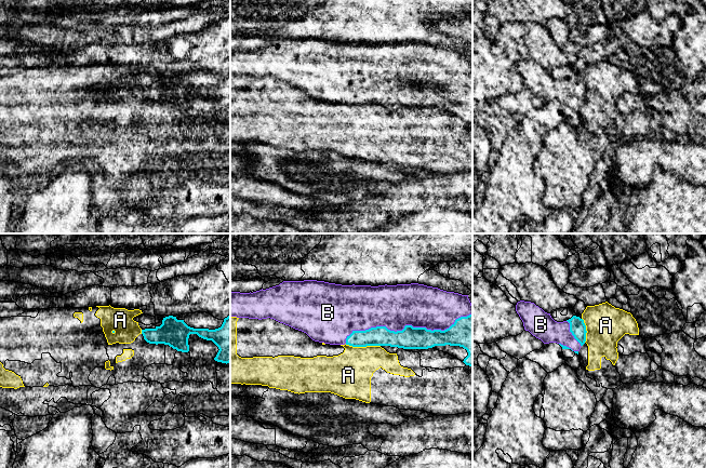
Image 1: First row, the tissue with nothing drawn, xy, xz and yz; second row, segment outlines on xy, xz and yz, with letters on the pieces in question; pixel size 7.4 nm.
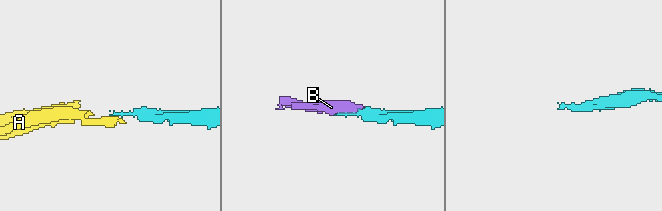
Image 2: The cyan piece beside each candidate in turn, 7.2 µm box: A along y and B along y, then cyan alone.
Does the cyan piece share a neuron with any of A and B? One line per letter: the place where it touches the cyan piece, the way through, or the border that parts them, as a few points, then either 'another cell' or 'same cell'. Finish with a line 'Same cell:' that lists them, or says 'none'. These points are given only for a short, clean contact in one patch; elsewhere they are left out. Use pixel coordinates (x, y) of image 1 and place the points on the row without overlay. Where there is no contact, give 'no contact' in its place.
A: xz (362, 104) | along xz (345, 102), (352, 104), (380, 104) | another cell
B: xz (407, 83) | same cell
Same cell: B

